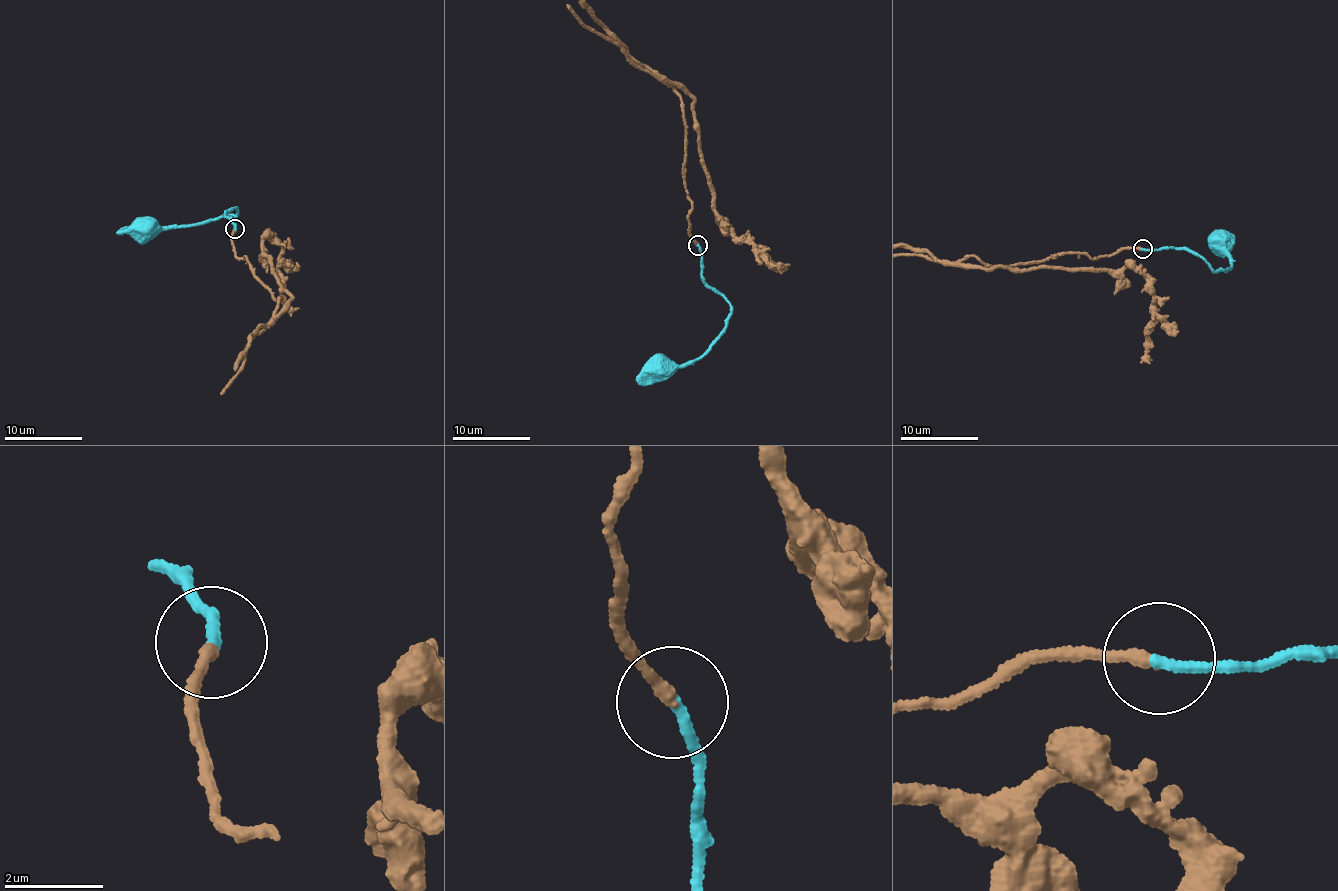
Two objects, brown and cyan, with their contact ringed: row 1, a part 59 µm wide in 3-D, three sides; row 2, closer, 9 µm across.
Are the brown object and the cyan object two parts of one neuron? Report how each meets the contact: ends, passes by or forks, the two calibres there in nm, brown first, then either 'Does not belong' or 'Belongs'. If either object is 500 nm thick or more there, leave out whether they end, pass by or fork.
At the ring brown ends. At the ring cyan ends. Thickness 240 nm (brown) against 240 nm. Belongs

